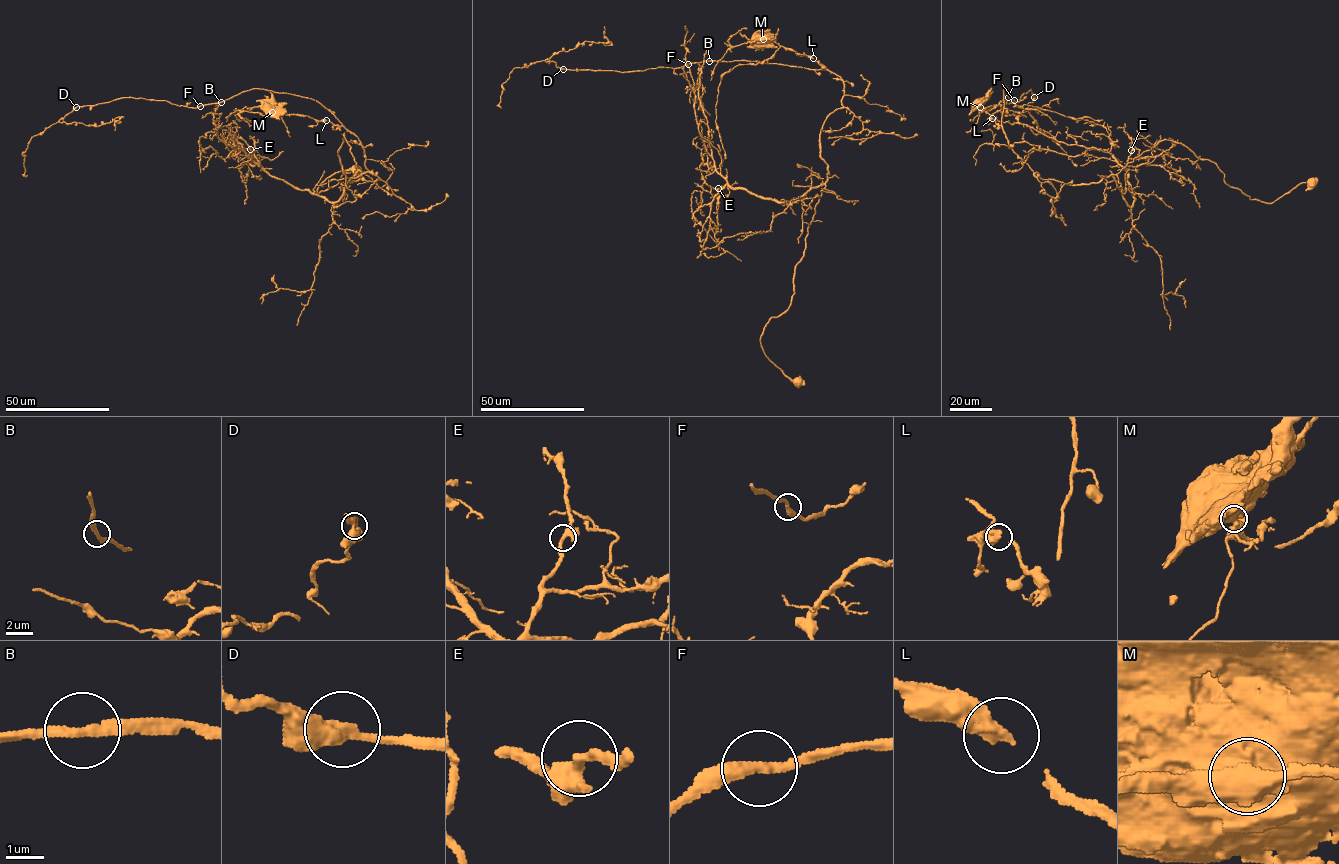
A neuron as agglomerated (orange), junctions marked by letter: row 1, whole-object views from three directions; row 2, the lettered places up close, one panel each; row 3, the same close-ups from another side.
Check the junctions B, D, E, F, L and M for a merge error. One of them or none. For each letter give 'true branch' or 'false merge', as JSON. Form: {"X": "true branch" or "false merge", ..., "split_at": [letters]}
{"B": "true branch", "D": "true branch", "E": "true branch", "F": "true branch", "L": "true branch", "M": "false merge", "split_at": ["M"]}

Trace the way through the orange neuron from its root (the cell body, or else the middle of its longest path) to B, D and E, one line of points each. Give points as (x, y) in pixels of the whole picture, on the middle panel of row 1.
B: (796, 381), (760, 339), (795, 293), (827, 179), (820, 132), (842, 106), (843, 82), (827, 69), (709, 61)
D: (796, 381), (760, 339), (795, 293), (827, 179), (820, 132), (842, 106), (841, 79), (749, 60), (563, 69)
E: (796, 381), (765, 355), (760, 339), (795, 293), (794, 267), (825, 185), (784, 202), (728, 185), (718, 188)

